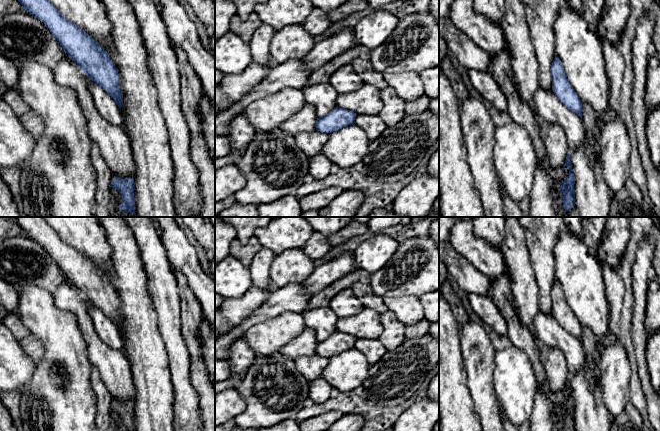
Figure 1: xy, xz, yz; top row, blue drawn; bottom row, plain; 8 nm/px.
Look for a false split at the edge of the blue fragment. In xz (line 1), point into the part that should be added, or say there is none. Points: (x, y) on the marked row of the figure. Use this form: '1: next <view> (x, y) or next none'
1: next none

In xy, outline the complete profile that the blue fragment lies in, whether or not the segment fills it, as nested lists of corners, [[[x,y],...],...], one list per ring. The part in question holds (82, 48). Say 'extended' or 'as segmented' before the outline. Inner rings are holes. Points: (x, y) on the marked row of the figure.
as segmented; [[[50,0],[18,1],[27,12],[46,25],[84,74],[104,89],[121,108],[123,94],[119,87],[119,74],[108,52],[91,35],[69,21]]]

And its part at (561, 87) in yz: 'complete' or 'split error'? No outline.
complete

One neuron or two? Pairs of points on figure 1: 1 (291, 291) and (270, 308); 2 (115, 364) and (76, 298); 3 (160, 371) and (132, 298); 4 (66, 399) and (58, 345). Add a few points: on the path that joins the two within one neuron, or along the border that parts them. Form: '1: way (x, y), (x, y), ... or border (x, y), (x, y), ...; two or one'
1: way (286, 296), (275, 304); one
2: way (99, 348), (89, 335), (81, 314); one
3: way (146, 353), (141, 340), (139, 316); one
4: way (72, 386), (71, 358); one

